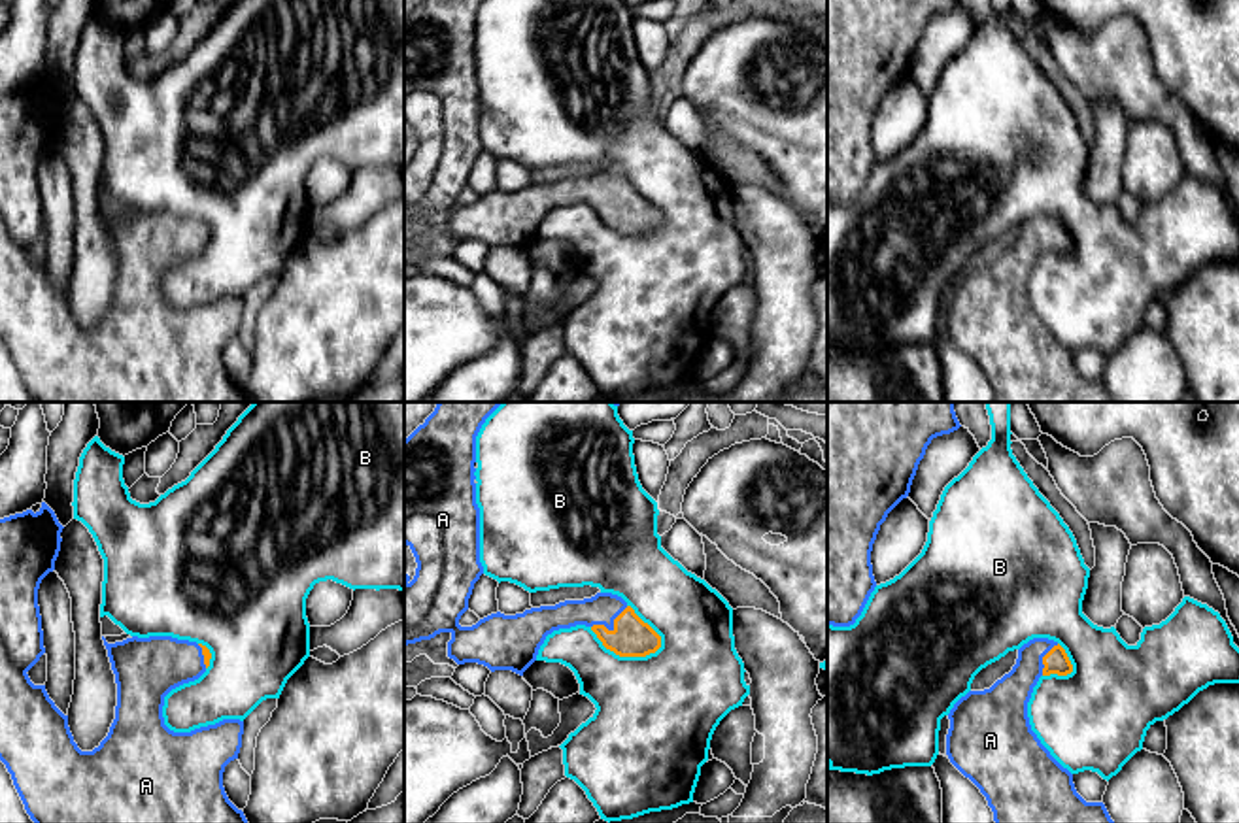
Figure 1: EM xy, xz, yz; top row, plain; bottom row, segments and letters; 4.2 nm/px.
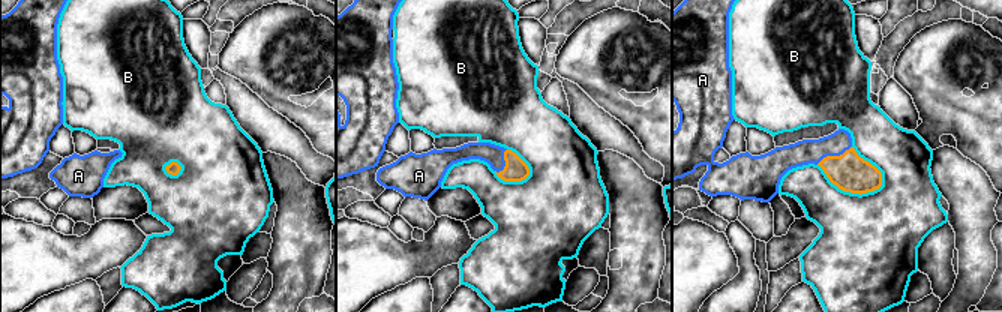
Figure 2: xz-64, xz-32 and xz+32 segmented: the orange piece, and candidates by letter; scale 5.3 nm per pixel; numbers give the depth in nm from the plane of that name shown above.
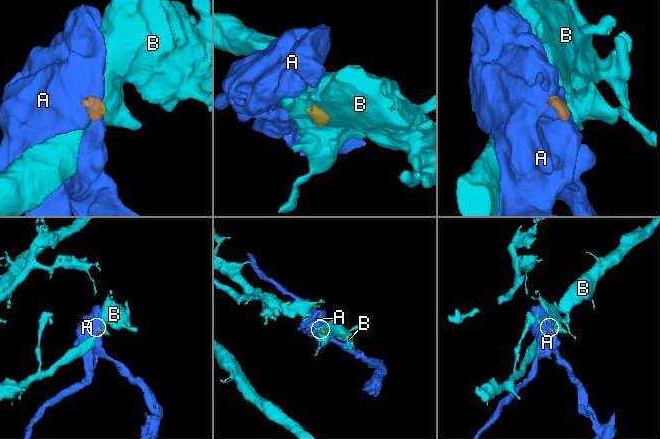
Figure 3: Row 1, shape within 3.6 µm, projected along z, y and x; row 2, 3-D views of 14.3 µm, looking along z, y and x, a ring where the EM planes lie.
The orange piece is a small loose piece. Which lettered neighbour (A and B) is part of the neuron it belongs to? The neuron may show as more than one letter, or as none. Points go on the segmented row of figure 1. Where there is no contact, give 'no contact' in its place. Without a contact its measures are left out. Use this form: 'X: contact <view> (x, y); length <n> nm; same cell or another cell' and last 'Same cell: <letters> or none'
A: contact xz (614, 627); length 180 nm; same cell
B: contact xz (624, 655); length 320 nm; another cell
Same cell: A

